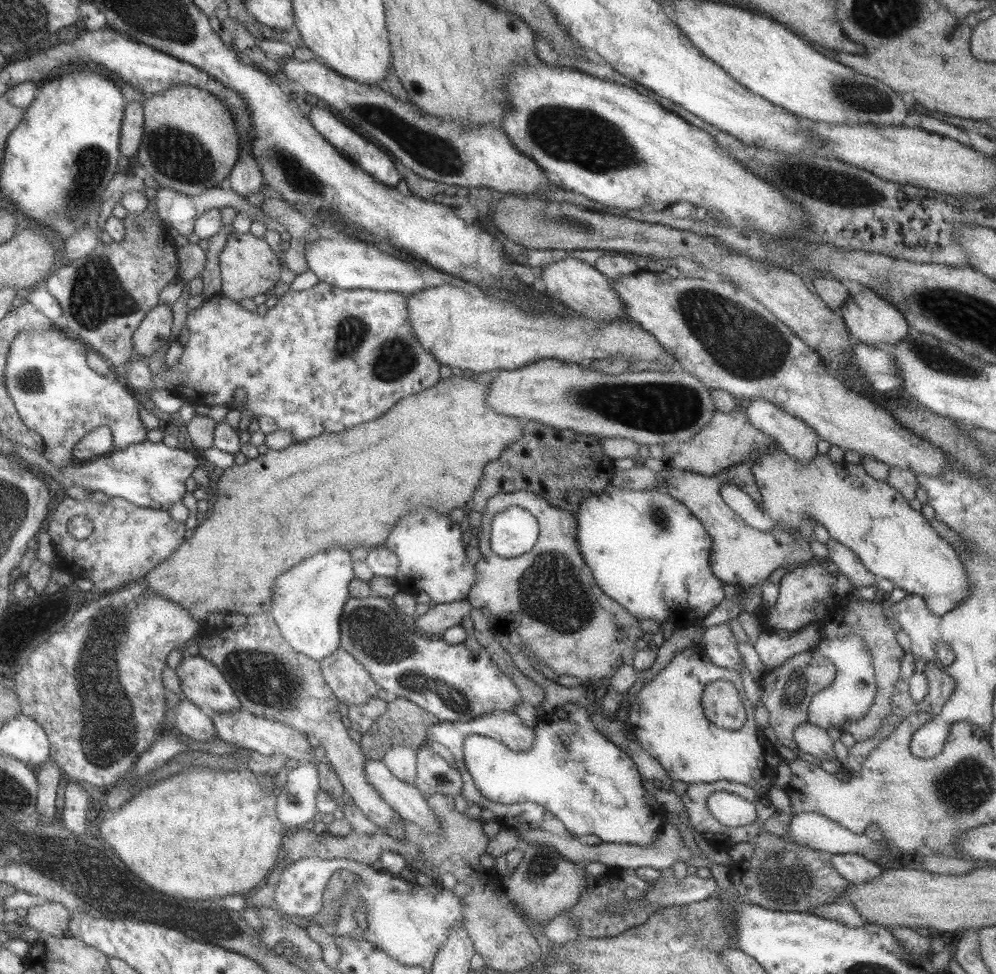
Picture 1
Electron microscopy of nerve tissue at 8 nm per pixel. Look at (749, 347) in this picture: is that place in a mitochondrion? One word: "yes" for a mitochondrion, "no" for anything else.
yes

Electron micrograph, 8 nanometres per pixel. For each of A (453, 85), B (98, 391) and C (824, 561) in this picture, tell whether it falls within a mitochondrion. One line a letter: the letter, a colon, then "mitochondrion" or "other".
A: other
B: other
C: other

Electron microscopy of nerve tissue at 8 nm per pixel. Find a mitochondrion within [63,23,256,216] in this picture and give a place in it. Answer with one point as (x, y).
(177, 155)

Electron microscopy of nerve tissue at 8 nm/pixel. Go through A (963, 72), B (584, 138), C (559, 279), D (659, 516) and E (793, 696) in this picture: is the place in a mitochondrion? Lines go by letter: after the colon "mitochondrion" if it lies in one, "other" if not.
A: other
B: mitochondrion
C: other
D: mitochondrion
E: mitochondrion

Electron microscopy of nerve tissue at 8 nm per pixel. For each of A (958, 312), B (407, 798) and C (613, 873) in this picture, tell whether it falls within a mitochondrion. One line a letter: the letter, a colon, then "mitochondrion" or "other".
A: mitochondrion
B: other
C: other

